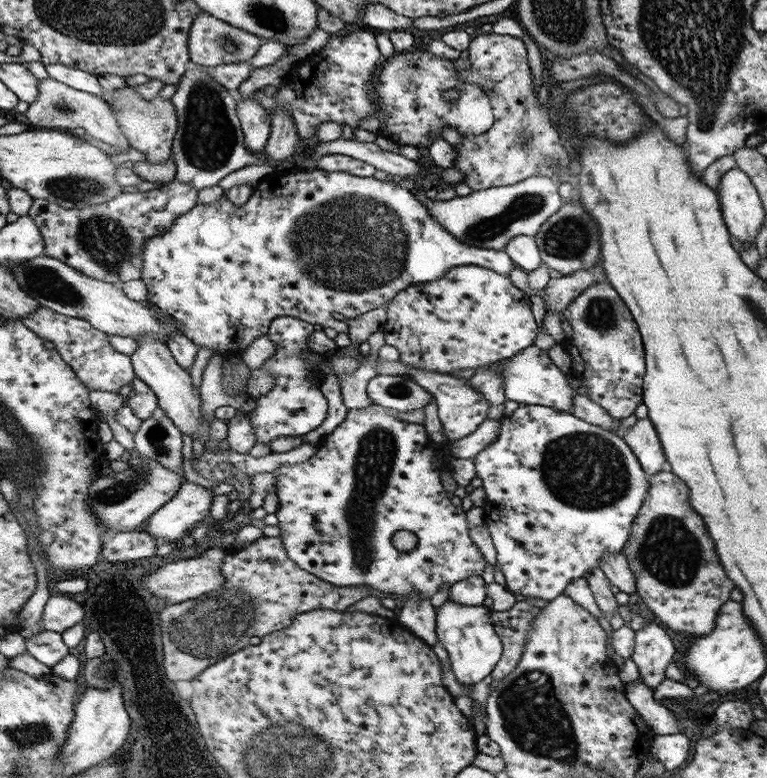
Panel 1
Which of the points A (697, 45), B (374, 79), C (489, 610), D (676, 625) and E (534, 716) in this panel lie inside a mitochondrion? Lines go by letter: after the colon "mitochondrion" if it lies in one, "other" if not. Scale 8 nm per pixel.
A: mitochondrion
B: other
C: other
D: other
E: mitochondrion

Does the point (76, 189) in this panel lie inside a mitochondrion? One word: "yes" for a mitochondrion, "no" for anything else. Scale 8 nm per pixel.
yes

